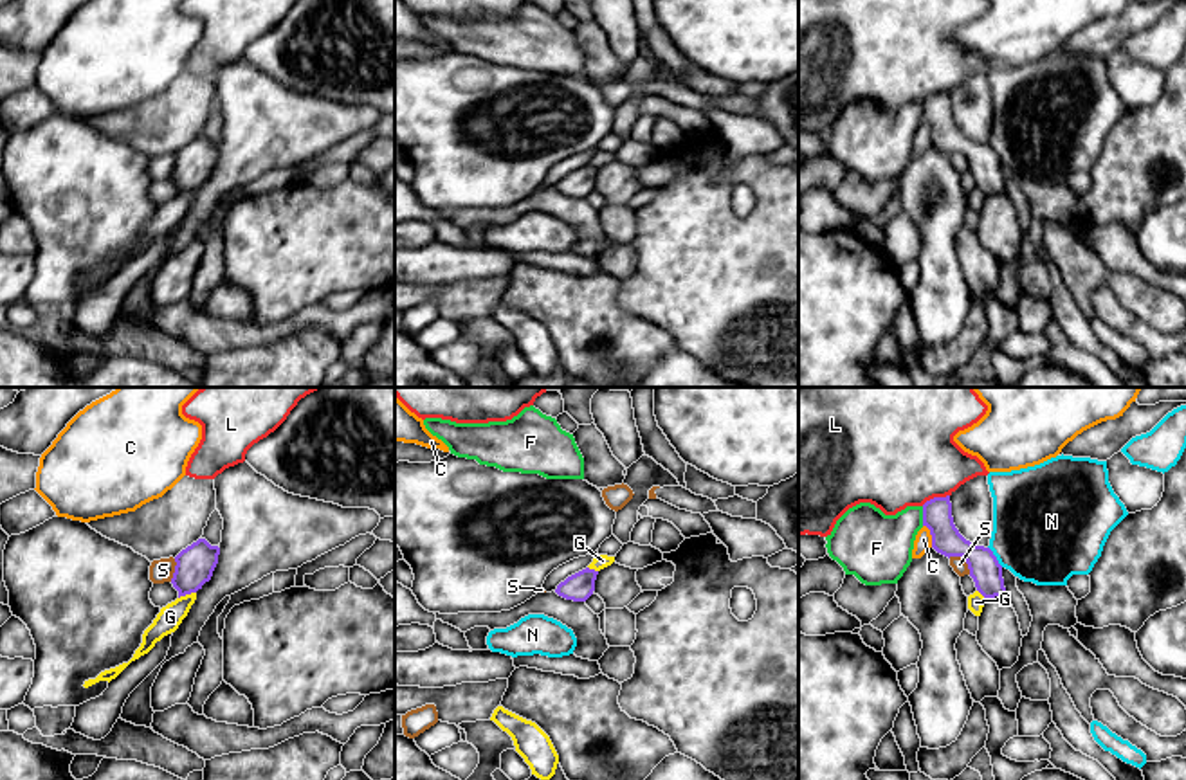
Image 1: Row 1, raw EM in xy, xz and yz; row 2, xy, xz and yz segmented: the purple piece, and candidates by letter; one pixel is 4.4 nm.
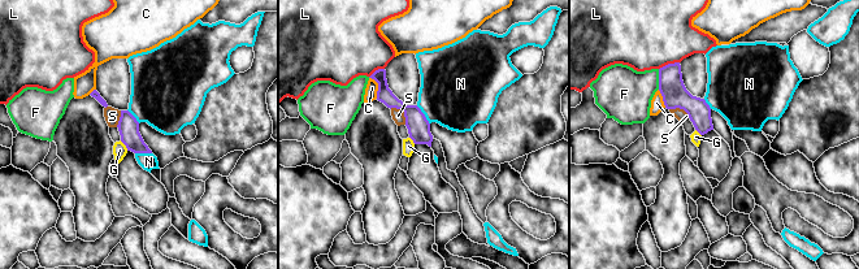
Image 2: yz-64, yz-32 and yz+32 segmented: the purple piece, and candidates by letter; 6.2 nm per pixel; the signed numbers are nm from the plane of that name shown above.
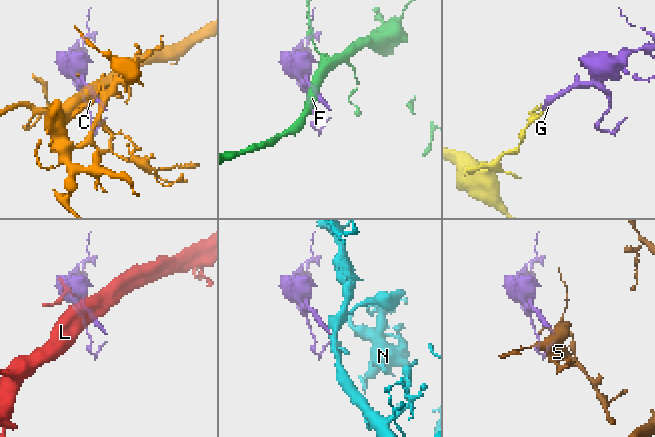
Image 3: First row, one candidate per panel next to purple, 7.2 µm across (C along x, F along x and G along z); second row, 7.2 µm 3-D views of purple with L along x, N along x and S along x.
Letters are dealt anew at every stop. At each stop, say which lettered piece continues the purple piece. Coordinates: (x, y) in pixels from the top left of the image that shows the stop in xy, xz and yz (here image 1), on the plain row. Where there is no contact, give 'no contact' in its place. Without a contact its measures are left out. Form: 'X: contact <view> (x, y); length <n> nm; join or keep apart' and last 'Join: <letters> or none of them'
C: contact yz (930, 130); length 110 nm; keep apart
F: contact yz (923, 112); length 90 nm; keep apart
G: contact xy (186, 190); length 90 nm; keep apart
L: contact yz (934, 94); length 140 nm; keep apart
N: contact yz (995, 154); length 120 nm; join
S: contact yz (963, 154); length 130 nm; keep apart
Join: N

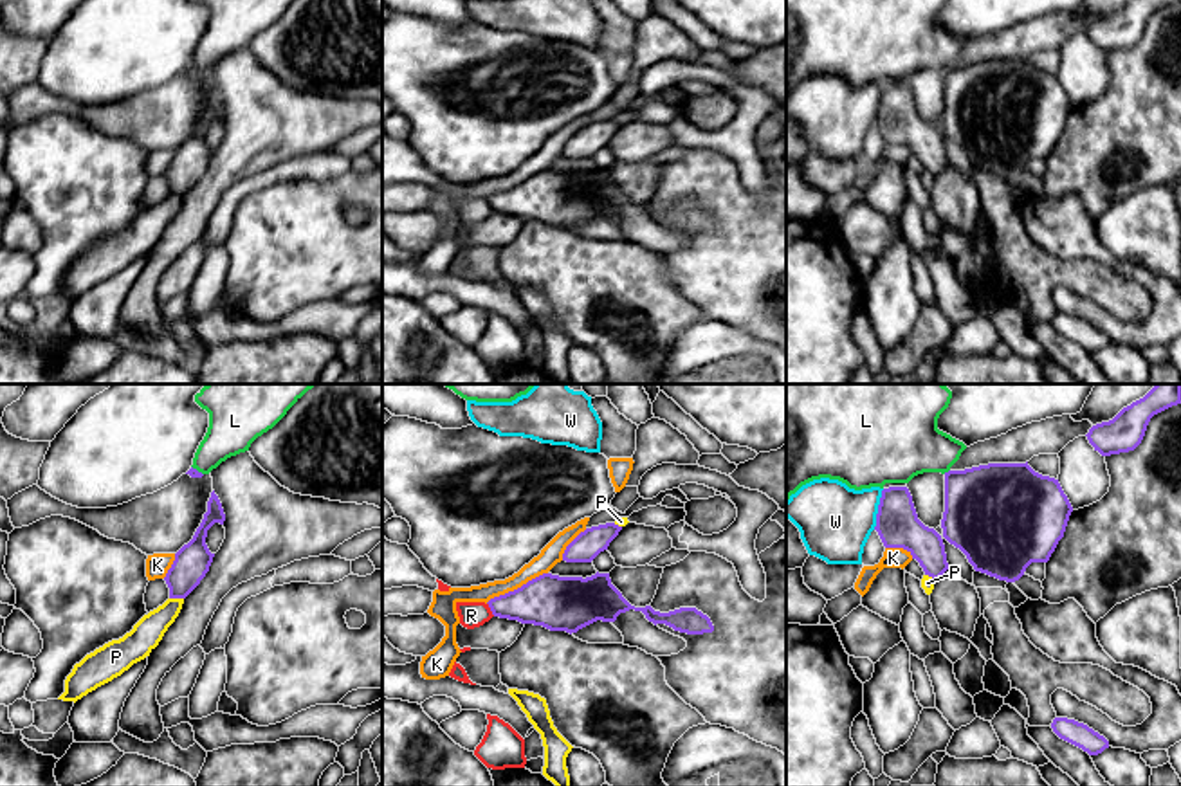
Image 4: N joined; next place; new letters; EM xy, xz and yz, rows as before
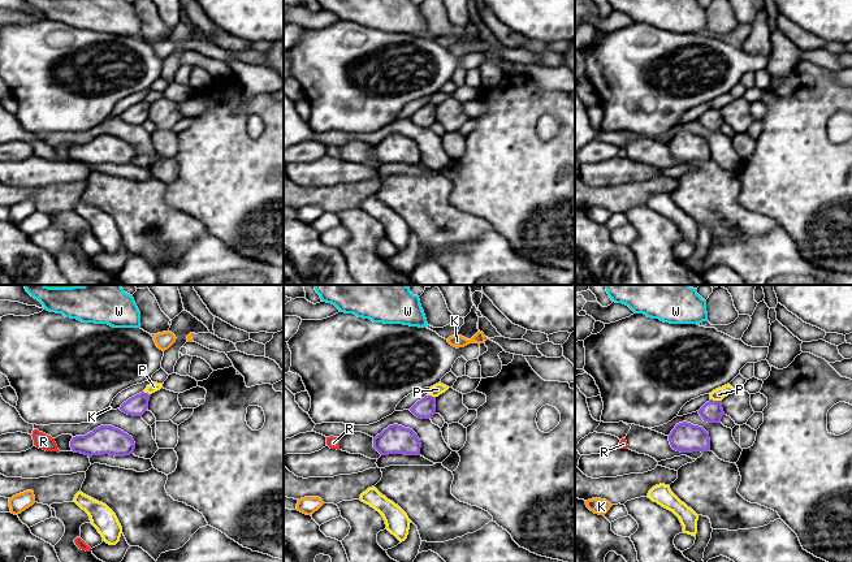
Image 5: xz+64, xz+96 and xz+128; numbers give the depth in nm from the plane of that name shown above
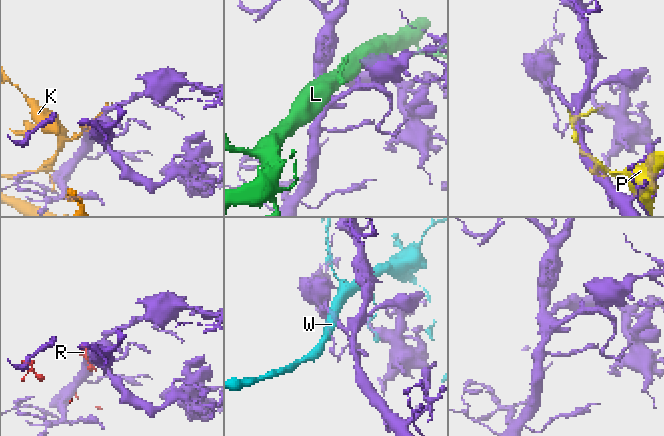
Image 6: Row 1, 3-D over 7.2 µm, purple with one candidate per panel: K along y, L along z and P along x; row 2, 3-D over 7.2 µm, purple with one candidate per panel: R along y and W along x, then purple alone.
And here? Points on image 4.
K: contact xz (518, 184); length 320 nm; keep apart
L: contact yz (945, 69); length 40 nm; keep apart
P: contact xy (177, 193); length 60 nm; keep apart
R: contact xz (491, 206); length 70 nm; keep apart
W: contact yz (878, 105); length 190 nm; keep apart
Join: none of them

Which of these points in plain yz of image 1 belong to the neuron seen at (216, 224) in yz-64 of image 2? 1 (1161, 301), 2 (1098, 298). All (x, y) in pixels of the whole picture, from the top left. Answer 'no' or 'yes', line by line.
1: no
2: yes

